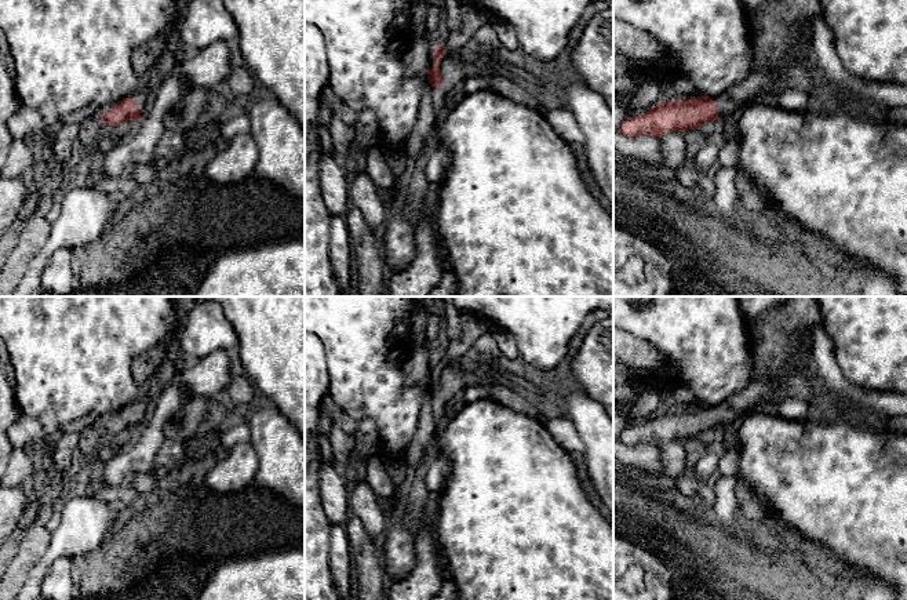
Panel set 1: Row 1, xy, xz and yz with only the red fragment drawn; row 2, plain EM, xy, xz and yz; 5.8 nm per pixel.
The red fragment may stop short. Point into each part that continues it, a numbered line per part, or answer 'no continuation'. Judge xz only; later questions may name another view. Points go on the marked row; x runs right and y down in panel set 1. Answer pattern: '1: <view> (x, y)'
1: xz (454, 68)

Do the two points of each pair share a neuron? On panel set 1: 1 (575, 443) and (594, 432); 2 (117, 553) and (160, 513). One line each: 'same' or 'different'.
1: different
2: same

